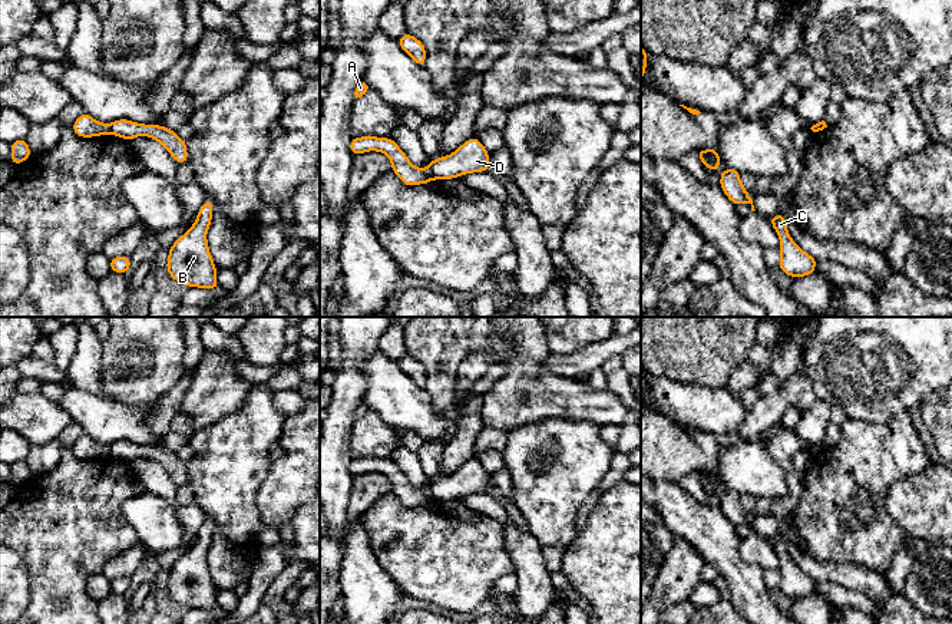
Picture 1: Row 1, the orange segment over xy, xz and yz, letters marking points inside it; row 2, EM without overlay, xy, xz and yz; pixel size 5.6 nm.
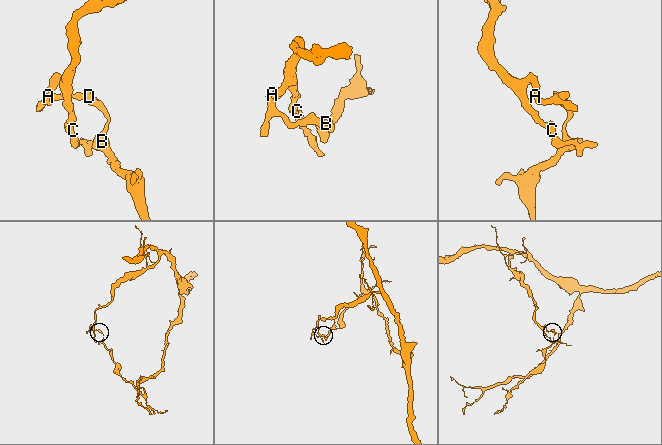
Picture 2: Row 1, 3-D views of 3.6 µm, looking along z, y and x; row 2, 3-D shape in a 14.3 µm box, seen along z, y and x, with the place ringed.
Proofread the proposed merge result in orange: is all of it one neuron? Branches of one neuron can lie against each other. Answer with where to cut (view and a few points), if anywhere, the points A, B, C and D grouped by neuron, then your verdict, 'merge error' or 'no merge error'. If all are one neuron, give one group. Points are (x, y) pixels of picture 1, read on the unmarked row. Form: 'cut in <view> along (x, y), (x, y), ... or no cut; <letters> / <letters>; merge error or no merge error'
cut in xz along (427, 489), (433, 499); A C / B D; merge error

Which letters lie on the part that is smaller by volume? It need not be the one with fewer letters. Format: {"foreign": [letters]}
{"foreign": ["B", "D"]}

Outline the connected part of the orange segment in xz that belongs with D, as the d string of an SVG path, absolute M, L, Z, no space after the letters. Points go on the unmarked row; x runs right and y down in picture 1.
M476 458L469 459L453 475L430 482L433 501L453 501L466 495L487 493L490 475Z

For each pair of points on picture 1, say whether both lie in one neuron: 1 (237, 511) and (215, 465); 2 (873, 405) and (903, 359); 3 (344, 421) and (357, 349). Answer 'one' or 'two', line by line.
1: one
2: one
3: one

